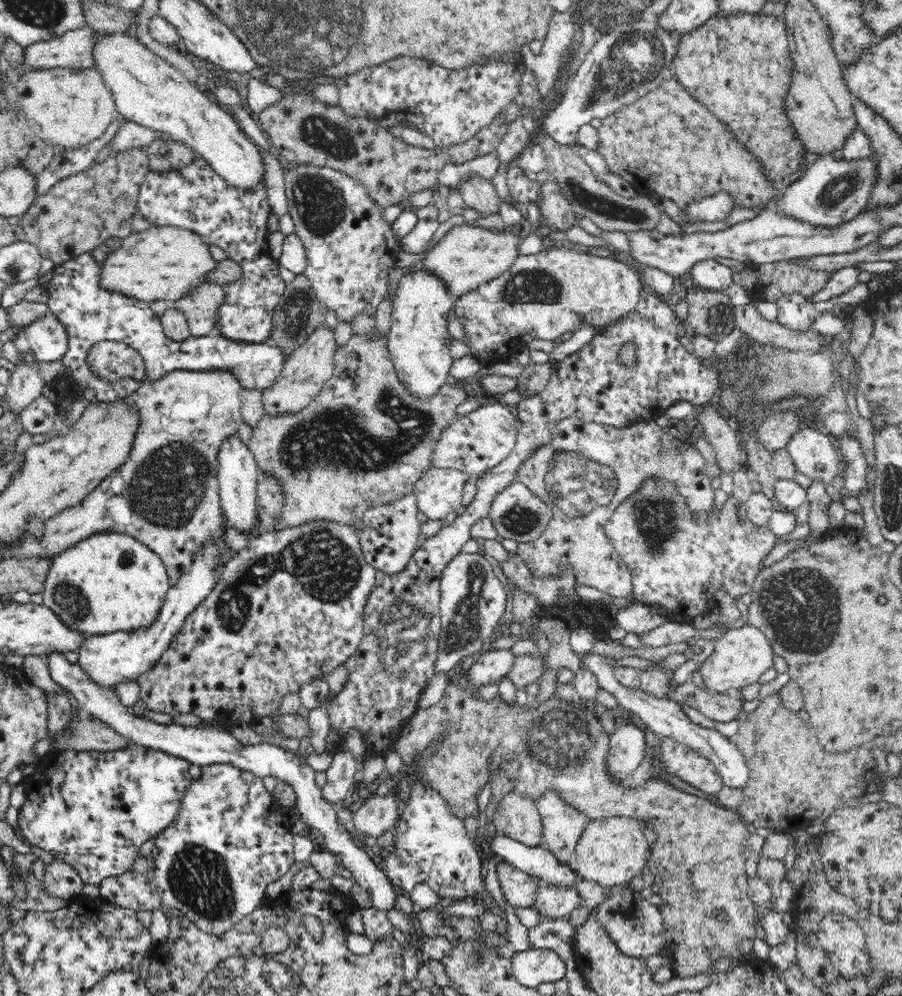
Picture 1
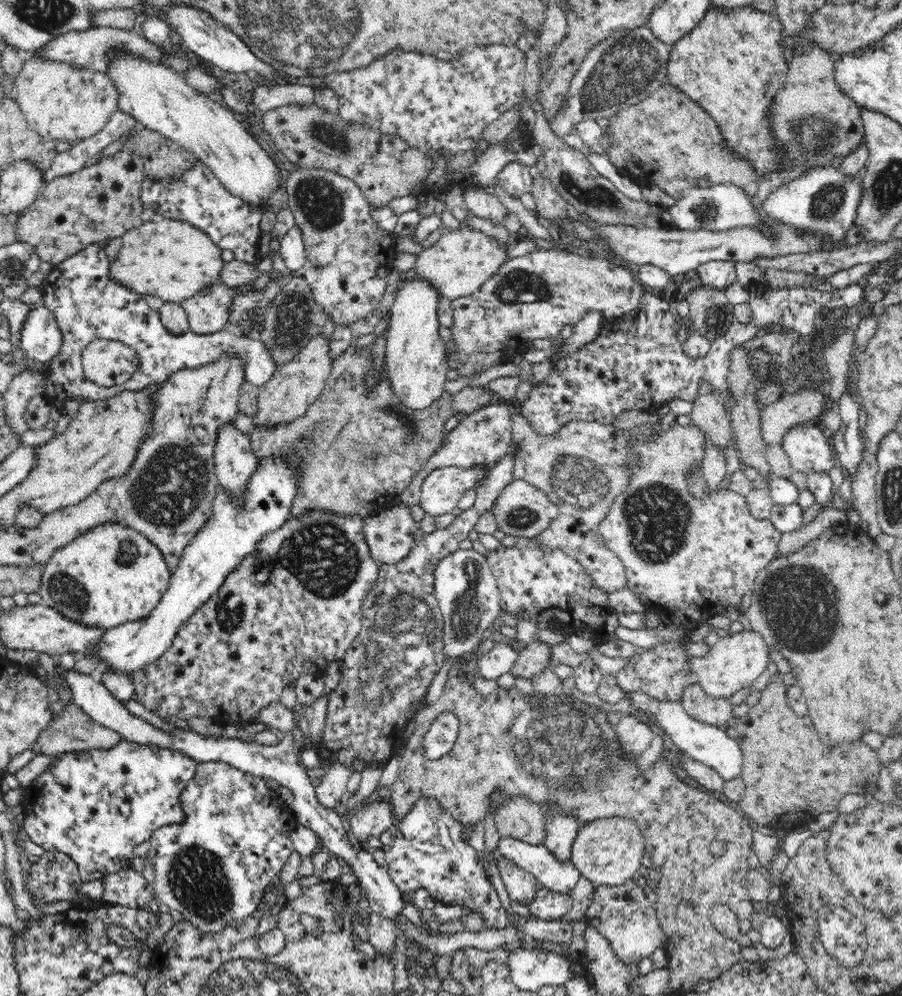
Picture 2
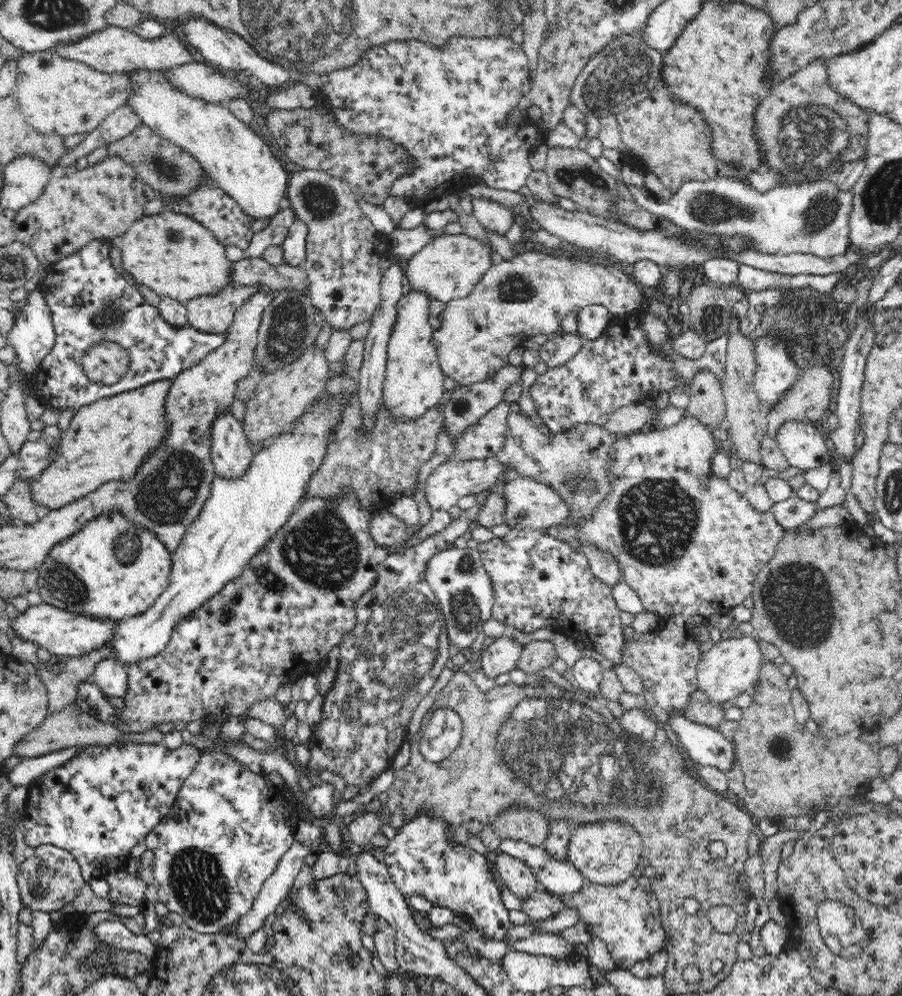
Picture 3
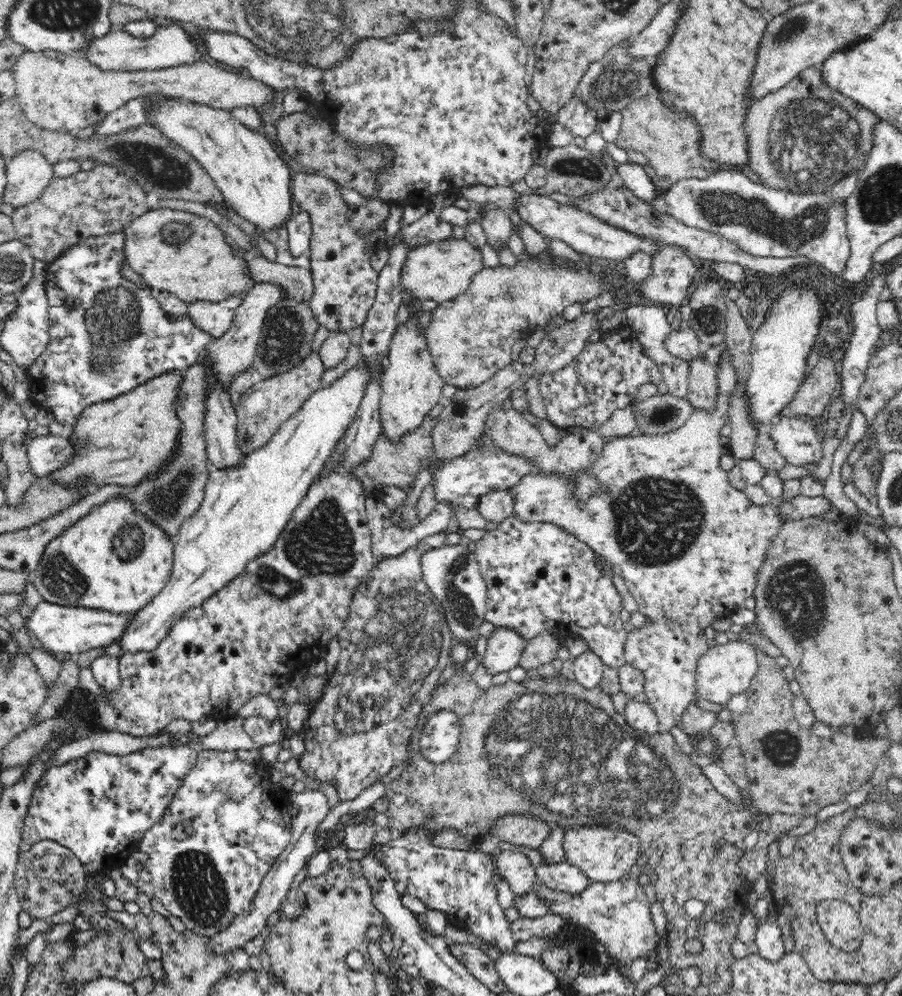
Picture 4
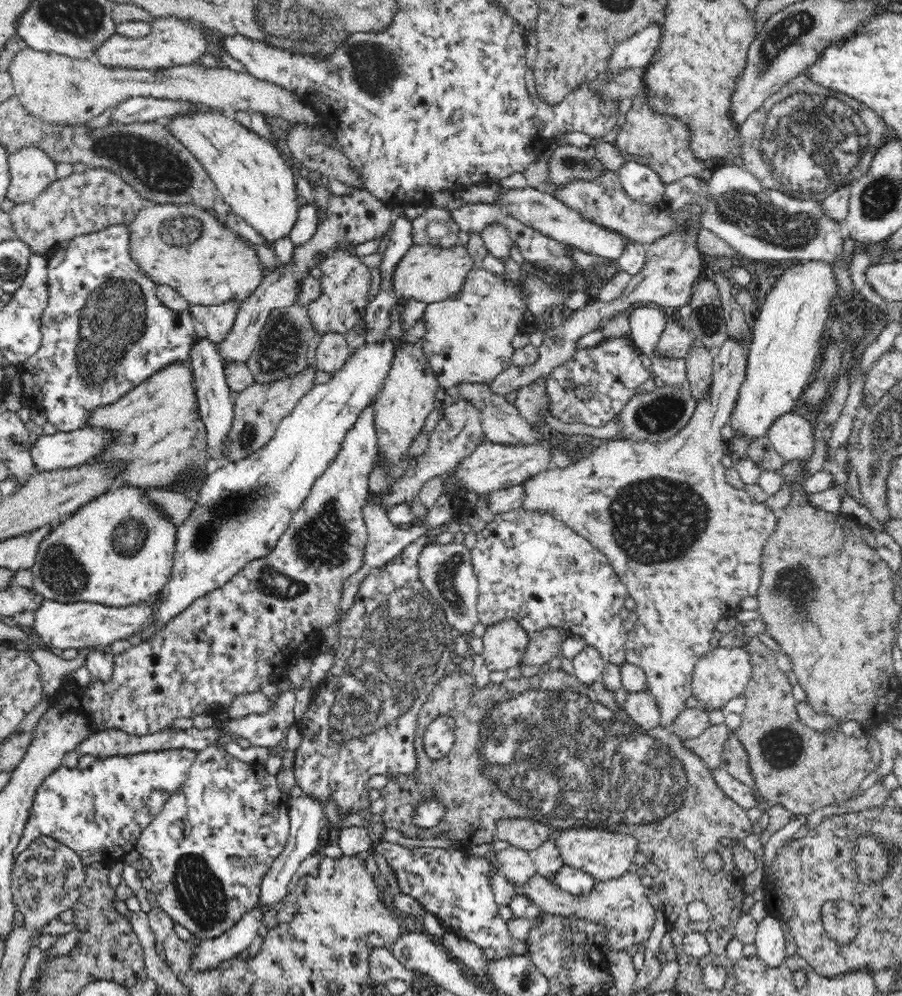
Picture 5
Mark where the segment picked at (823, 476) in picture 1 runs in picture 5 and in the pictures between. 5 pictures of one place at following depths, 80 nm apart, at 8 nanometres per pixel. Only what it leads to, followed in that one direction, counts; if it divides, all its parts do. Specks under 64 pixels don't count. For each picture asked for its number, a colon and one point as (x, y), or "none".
2: (808, 447)
3: (804, 447)
4: (798, 441)
5: (793, 437)

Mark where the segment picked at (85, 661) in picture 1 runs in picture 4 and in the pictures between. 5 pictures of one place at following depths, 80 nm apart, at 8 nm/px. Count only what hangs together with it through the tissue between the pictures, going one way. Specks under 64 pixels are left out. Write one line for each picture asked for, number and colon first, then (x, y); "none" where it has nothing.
2: (218, 548)
3: (241, 514)
4: (245, 508)

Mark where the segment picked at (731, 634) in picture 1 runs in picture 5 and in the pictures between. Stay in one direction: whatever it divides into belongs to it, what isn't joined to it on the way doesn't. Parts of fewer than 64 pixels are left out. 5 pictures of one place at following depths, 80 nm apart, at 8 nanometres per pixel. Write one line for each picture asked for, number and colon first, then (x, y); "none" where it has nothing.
2: (735, 661)
3: (728, 668)
4: (727, 669)
5: (722, 674)

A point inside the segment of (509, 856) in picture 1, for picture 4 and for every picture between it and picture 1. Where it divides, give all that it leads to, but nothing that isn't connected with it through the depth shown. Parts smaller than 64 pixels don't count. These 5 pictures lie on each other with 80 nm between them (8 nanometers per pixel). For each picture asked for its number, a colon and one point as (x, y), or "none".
2: (558, 876)
3: (559, 877)
4: (564, 877)

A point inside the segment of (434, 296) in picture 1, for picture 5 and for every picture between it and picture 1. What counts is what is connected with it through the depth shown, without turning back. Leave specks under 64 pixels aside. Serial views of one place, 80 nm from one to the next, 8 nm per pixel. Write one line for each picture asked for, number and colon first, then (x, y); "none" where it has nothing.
2: (417, 361)
3: (414, 383)
4: (411, 386)
5: (408, 395)

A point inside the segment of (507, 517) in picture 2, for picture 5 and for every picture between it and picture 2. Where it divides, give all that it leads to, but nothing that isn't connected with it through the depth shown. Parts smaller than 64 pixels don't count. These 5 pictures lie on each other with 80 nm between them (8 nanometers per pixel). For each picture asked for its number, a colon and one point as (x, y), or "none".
3: (532, 505)
4: (681, 536)
5: (672, 527)

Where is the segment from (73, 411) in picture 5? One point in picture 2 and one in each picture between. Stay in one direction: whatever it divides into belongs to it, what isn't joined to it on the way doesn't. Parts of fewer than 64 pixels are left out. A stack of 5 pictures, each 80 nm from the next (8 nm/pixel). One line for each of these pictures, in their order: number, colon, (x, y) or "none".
2: (87, 305)
3: (90, 302)
4: (94, 312)

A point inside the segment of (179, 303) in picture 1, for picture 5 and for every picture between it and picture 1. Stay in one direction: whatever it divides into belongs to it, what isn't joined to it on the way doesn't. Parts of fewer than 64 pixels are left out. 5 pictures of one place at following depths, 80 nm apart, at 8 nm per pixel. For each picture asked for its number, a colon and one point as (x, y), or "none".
2: (206, 311)
3: (213, 313)
4: (215, 318)
5: (217, 319)

